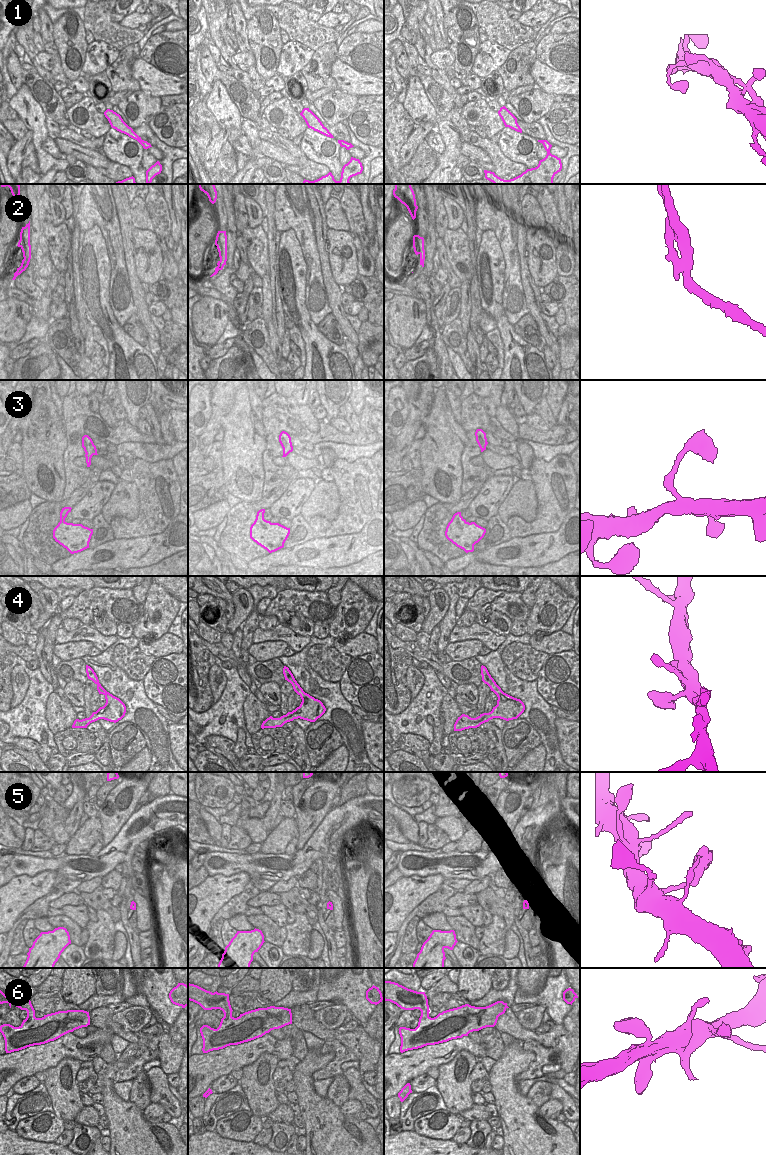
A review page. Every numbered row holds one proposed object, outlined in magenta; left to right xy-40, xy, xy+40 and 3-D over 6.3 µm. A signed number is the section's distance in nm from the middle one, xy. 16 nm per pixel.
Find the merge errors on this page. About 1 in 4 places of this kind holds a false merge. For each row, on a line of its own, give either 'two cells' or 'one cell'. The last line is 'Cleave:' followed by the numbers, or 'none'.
1: one cell
2: two cells
3: one cell
4: one cell
5: one cell
6: one cell
Cleave: 2

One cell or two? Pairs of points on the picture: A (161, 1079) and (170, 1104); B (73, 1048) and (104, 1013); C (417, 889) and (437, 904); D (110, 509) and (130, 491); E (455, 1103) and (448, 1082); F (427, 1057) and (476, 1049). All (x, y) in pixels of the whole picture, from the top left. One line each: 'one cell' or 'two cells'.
A: one cell
B: two cells
C: two cells
D: one cell
E: one cell
F: one cell

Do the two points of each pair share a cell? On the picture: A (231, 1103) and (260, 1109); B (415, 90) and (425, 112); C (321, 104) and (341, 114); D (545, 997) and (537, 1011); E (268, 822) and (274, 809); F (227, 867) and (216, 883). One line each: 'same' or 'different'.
A: different
B: same
C: same
D: different
E: same
F: different

